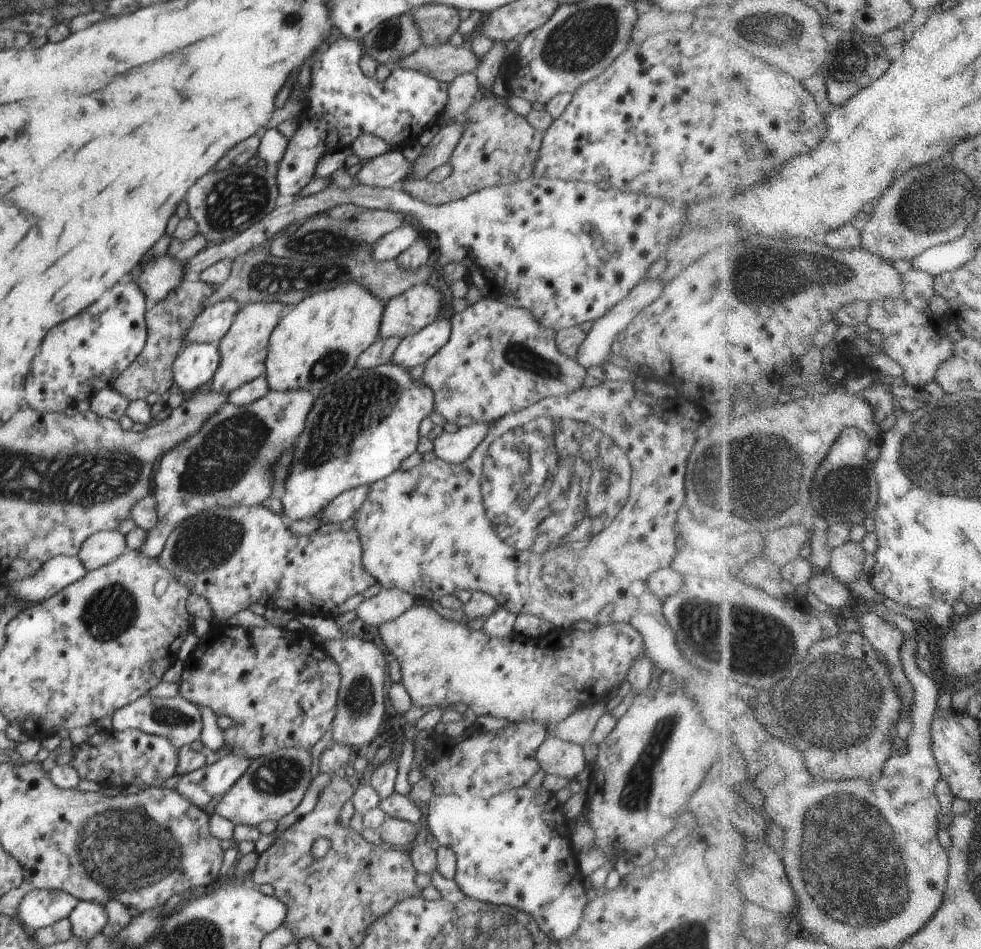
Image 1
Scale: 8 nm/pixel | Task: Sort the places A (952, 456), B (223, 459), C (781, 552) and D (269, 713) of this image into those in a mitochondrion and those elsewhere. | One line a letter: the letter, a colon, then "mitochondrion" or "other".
A: mitochondrion
B: mitochondrion
C: other
D: other

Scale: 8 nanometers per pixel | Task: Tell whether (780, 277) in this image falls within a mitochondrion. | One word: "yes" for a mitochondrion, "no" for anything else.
yes

